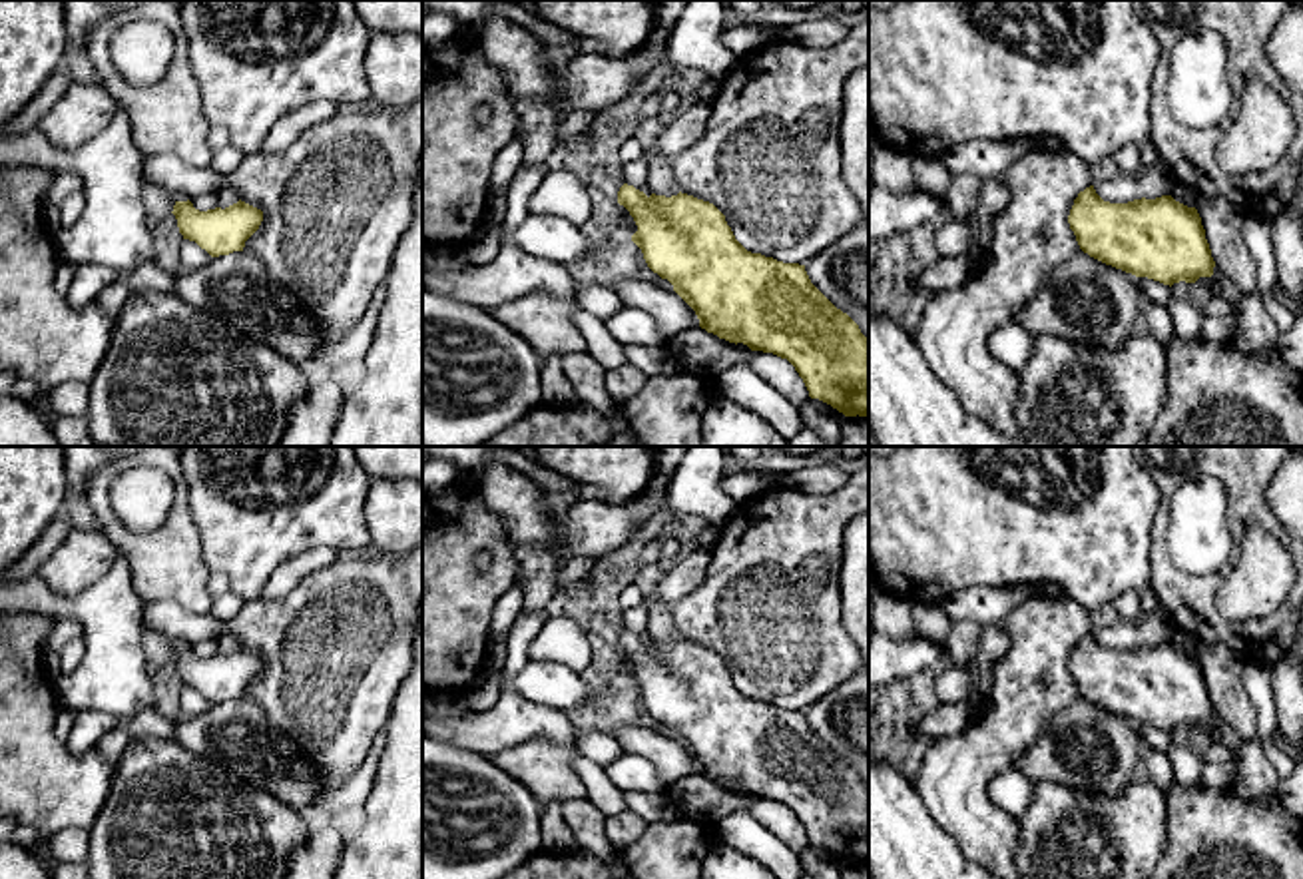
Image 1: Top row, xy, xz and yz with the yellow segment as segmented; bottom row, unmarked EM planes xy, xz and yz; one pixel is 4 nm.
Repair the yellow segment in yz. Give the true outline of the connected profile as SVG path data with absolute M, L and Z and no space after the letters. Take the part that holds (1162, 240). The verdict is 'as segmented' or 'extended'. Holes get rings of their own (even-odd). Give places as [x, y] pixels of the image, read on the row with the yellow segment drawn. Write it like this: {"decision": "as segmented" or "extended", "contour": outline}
{"decision": "as segmented", "contour": "M1090 185L1074 199L1068 223L1084 253L1136 277L1172 287L1213 275L1197 209L1172 195L1110 203Z"}

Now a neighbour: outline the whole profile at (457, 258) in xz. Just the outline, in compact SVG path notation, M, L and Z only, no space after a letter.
M464 249L452 251L422 251L422 273L424 271L448 271L472 267Z

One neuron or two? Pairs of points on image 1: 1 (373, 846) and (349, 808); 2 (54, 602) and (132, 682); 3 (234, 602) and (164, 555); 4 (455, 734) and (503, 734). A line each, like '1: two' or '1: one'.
1: two
2: one
3: two
4: one

